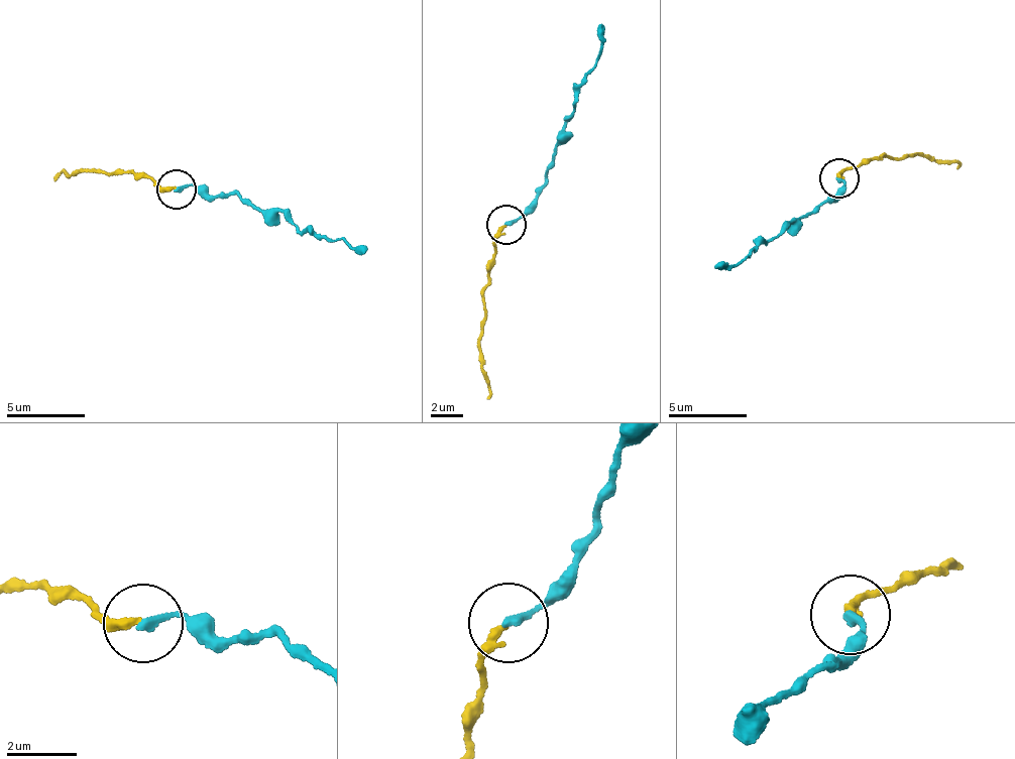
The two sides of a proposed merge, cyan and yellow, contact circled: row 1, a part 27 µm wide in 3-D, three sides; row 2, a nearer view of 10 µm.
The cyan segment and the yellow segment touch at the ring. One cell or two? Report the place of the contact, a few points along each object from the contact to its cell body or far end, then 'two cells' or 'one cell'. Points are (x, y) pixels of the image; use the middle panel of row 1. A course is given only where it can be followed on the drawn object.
place (506, 224); course cyan (508, 224), (518, 221), (545, 182), (564, 118), (575, 112), (577, 95), (597, 61), (602, 22); course yellow (508, 227), (495, 235), (495, 264), (485, 288), (479, 348), (488, 399); one cell

